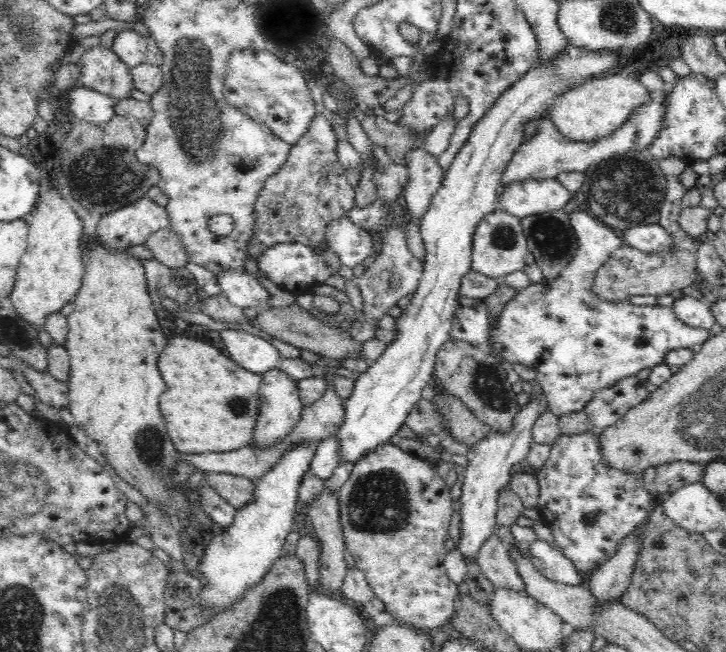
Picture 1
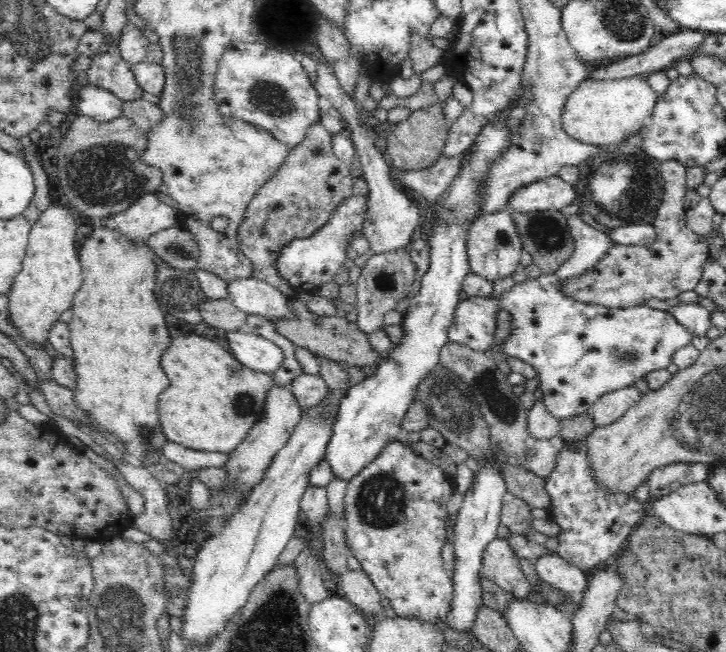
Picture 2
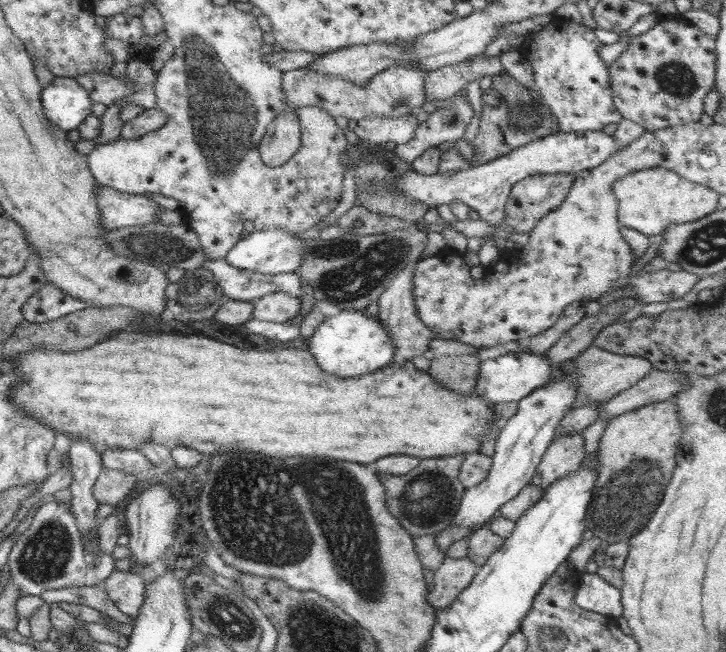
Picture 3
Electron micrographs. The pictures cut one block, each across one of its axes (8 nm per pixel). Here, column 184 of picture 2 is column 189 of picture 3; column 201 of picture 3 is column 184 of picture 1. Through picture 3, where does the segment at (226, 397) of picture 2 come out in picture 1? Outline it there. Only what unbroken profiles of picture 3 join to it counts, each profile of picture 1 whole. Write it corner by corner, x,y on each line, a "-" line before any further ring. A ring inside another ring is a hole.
182,336
172,338
166,350
162,350
158,358
158,368
168,386
166,394
160,398
160,410
166,418
168,434
182,454
210,454
210,452
226,454
232,450
240,450
242,446
252,442
254,428
260,416
260,400
258,400
262,388
260,374
252,374
250,370
232,362
228,354
218,352
210,344
182,338

